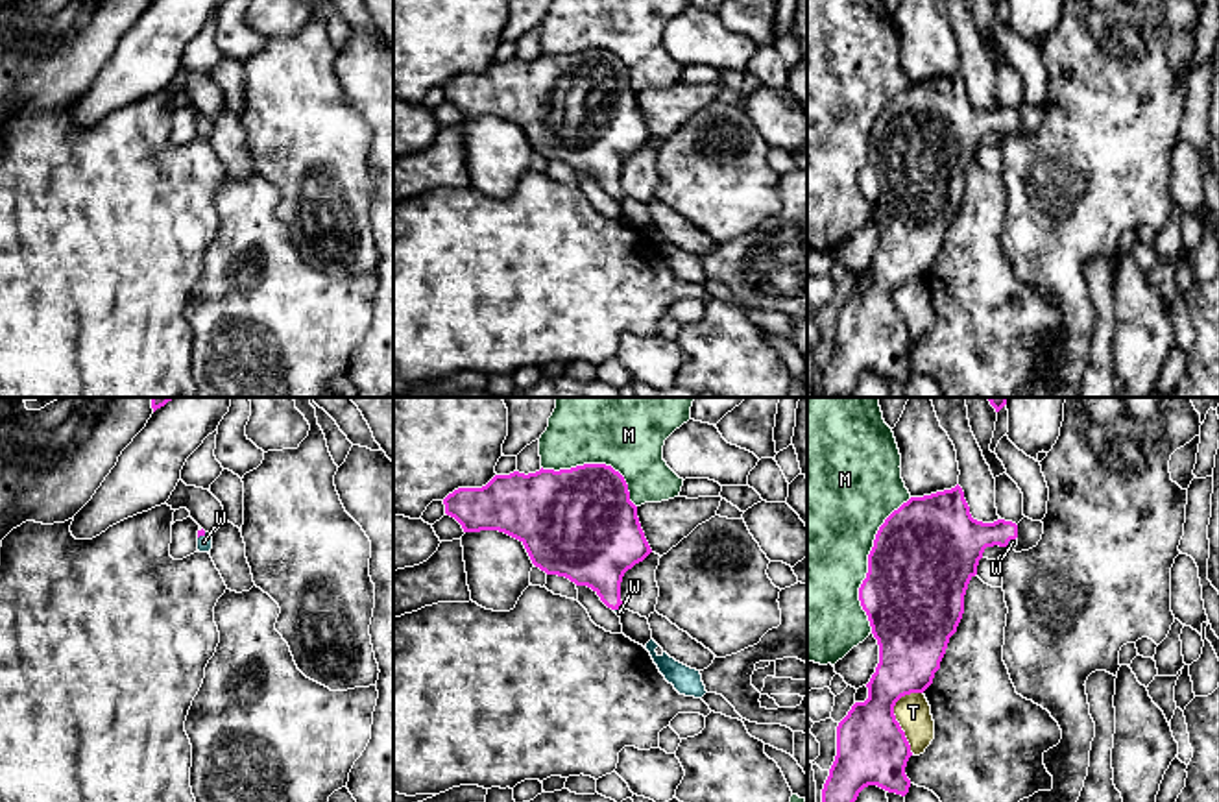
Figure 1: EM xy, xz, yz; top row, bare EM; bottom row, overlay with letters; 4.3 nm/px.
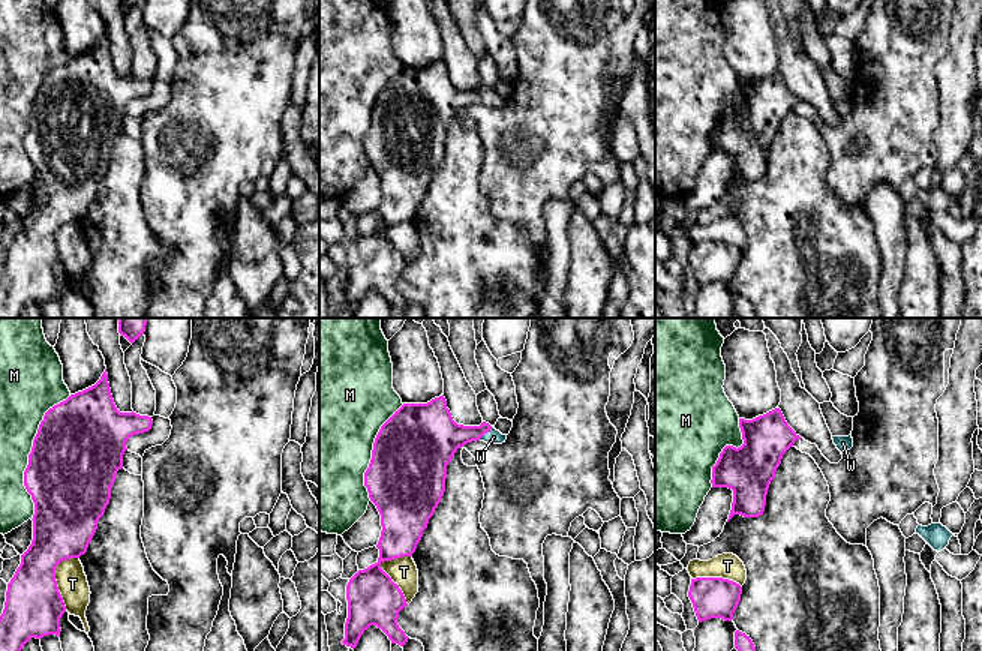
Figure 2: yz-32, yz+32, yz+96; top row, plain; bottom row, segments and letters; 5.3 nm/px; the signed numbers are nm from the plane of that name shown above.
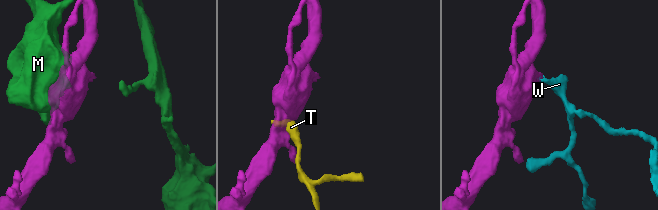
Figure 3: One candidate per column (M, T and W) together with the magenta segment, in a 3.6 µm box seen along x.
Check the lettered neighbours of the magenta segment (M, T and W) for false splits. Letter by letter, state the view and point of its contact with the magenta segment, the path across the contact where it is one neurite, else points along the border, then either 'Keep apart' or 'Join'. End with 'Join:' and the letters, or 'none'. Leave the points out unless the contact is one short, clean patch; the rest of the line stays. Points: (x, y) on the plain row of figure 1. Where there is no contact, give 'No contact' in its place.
M: Touches magenta at yz (868, 148). Keep apart
T: Touches magenta at yz (894, 302). Boundary: yz (922, 278), (904, 281), (894, 292), (894, 305), (913, 339). Keep apart
W: Touches magenta at yz (1011, 124). Path across: yz (953, 128), (970, 122), (1011, 124), (1013, 128). Join
Join: W

